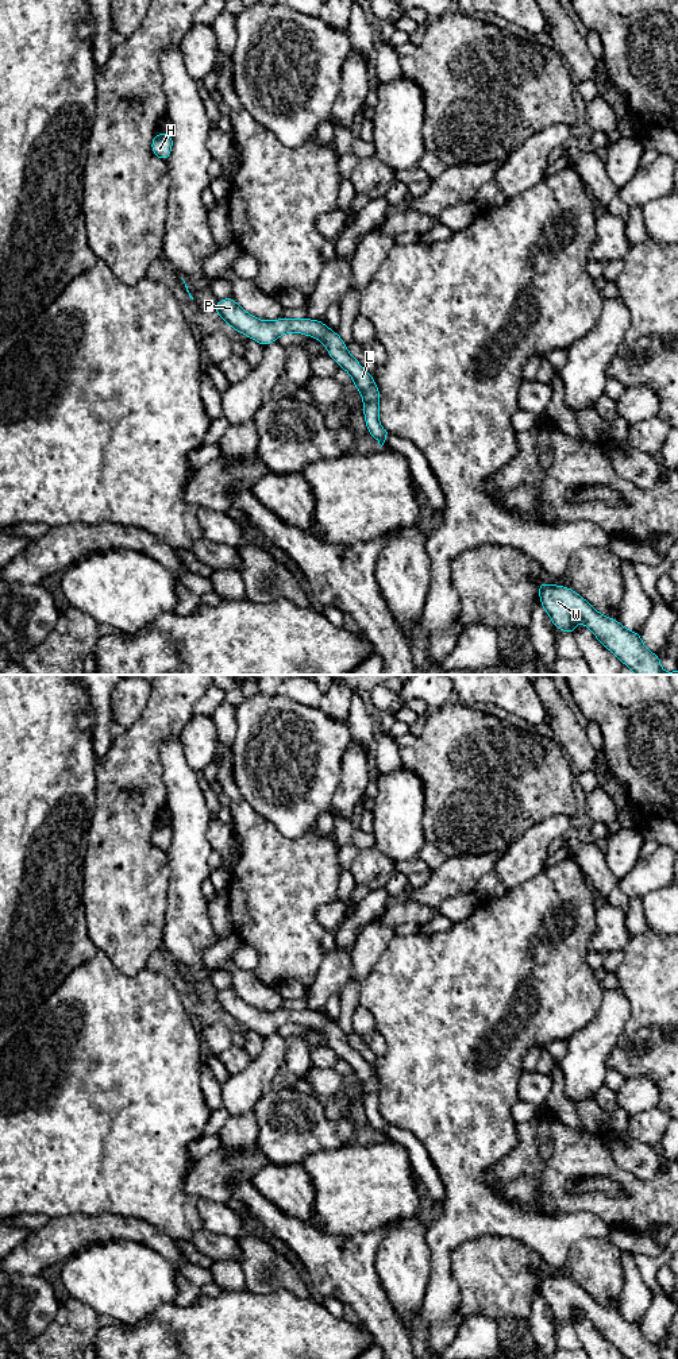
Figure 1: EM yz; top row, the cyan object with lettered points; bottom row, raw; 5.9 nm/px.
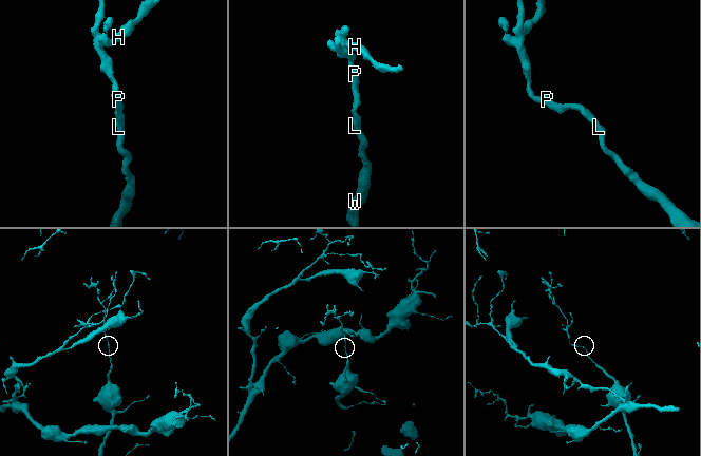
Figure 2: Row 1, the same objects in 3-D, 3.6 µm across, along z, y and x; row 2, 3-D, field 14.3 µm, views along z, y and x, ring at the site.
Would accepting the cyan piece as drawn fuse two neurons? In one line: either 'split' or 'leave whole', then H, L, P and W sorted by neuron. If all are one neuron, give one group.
leave whole; groups H L P W

